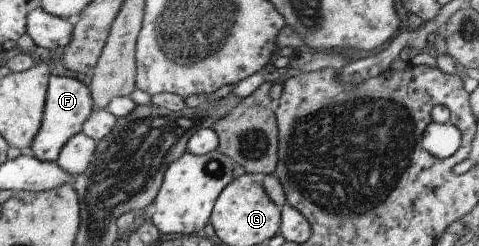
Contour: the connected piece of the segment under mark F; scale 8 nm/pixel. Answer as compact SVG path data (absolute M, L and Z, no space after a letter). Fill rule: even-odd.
M49 76L40 128L34 135L27 153L39 161L55 162L64 142L81 132L82 123L89 117L91 110L90 89L81 81L65 76Z

